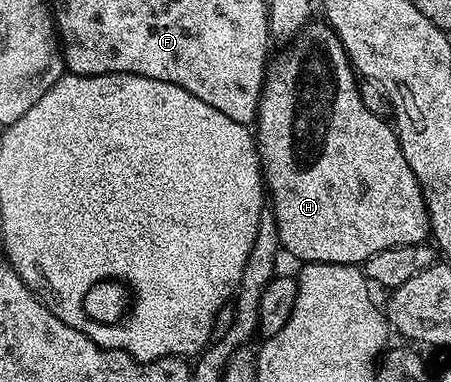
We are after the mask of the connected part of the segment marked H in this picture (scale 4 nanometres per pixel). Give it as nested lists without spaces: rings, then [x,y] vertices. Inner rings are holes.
[[[308,23],[304,25],[298,37],[286,46],[282,57],[270,62],[267,66],[267,78],[263,81],[263,93],[259,97],[259,116],[257,118],[257,144],[259,146],[259,163],[263,167],[265,193],[269,198],[269,207],[277,219],[279,243],[299,260],[299,263],[333,263],[334,265],[362,266],[377,251],[385,251],[389,247],[405,247],[406,245],[422,245],[428,240],[431,232],[431,220],[427,214],[427,204],[423,198],[421,187],[409,167],[405,163],[405,155],[399,146],[399,136],[384,118],[373,115],[373,111],[365,108],[359,94],[357,74],[351,67],[347,52],[339,41],[339,36],[326,23]]]

